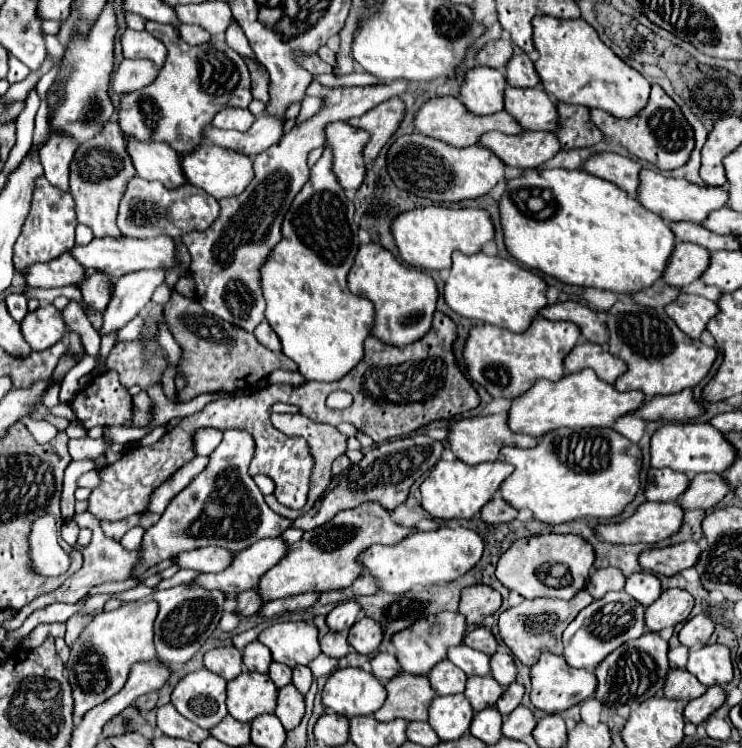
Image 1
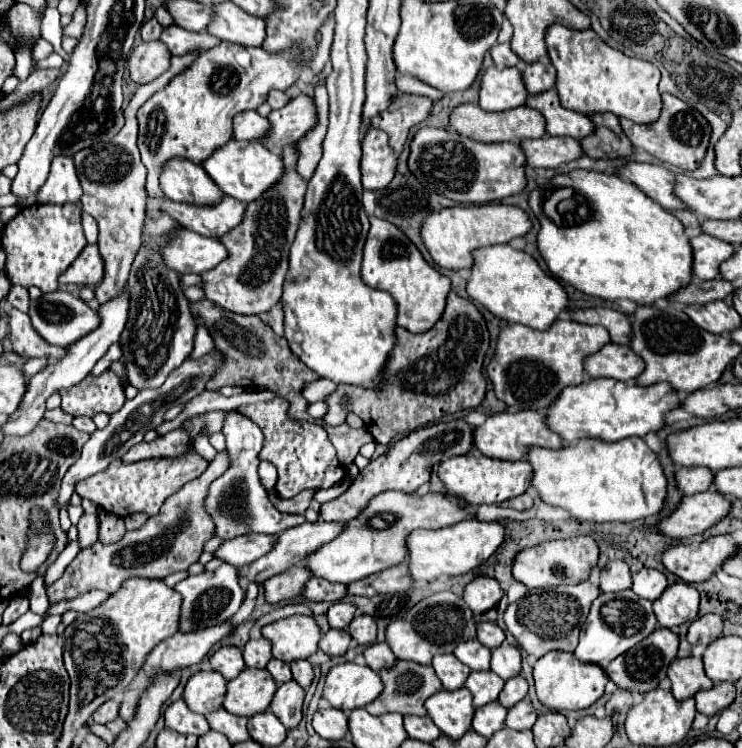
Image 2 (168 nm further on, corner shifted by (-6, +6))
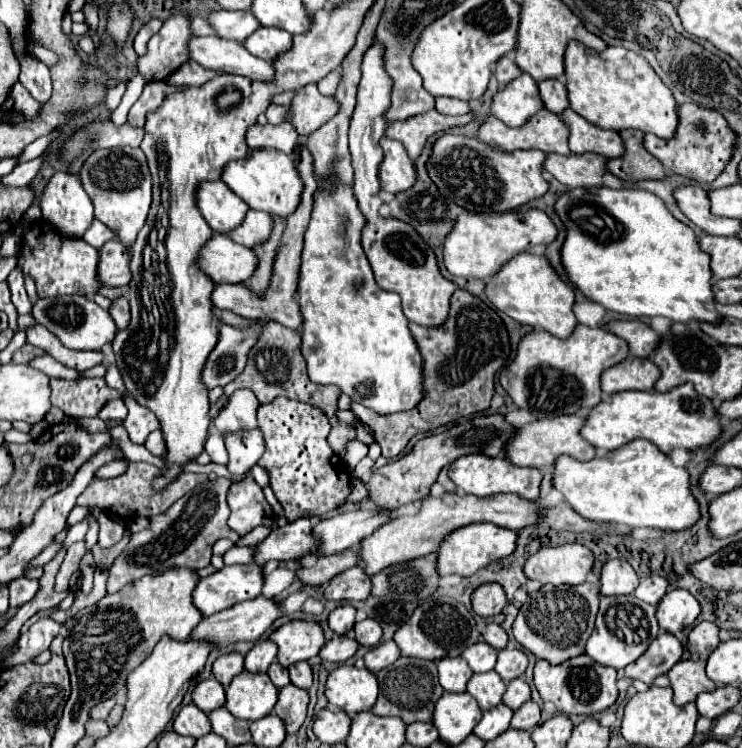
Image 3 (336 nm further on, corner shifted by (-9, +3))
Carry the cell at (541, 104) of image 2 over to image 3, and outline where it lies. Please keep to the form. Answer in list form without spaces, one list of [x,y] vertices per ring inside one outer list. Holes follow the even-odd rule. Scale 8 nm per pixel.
[[[566,108],[560,114],[560,118],[562,118],[562,122],[566,122],[566,128],[570,132],[568,146],[572,152],[576,152],[576,154],[594,152],[594,154],[602,154],[606,158],[616,158],[624,152],[618,132],[598,130],[598,126],[590,126],[590,122],[578,118],[578,114],[574,114],[570,108]]]

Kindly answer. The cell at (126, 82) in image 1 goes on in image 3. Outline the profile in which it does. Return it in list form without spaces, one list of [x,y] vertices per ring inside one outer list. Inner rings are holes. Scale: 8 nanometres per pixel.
[[[190,12],[170,16],[160,32],[150,38],[146,54],[138,58],[138,74],[142,74],[146,82],[166,80],[188,60],[186,44],[190,38]]]

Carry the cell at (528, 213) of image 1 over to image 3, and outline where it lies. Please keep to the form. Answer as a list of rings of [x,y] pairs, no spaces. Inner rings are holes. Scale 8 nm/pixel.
[[[574,188],[564,192],[556,200],[554,212],[566,228],[566,240],[560,250],[562,266],[566,270],[568,280],[588,300],[602,304],[606,310],[634,318],[666,316],[674,322],[688,322],[692,318],[700,322],[720,322],[720,314],[714,308],[716,302],[710,288],[710,256],[700,250],[692,228],[676,220],[658,196],[638,188]]]

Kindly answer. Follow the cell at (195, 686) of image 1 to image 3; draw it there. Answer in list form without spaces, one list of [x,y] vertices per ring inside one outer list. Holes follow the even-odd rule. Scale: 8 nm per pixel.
[[[216,678],[202,680],[192,690],[192,702],[208,714],[224,706],[224,686]]]

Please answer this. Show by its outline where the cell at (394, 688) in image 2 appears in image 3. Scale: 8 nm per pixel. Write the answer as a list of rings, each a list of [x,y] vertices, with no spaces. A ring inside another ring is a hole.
[[[398,658],[392,666],[380,670],[376,678],[380,684],[380,696],[372,708],[376,716],[398,716],[404,720],[404,724],[432,720],[434,704],[444,694],[444,688],[436,678],[436,662],[420,658]]]

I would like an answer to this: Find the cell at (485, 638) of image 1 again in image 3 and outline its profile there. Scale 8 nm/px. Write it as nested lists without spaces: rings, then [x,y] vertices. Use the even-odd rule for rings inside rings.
[[[494,622],[486,624],[486,628],[482,630],[482,640],[486,640],[496,650],[506,648],[506,644],[508,644],[508,636],[506,636],[504,628],[498,626],[498,624],[494,624]]]

